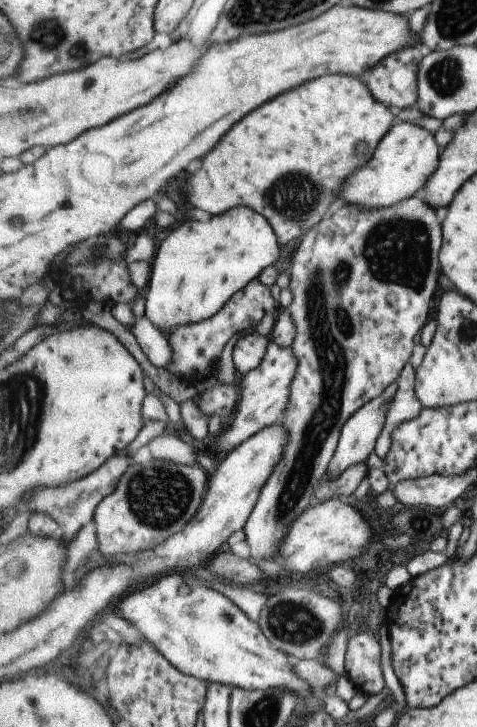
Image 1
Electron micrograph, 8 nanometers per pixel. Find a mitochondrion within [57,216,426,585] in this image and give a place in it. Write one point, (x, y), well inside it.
(158, 496)

